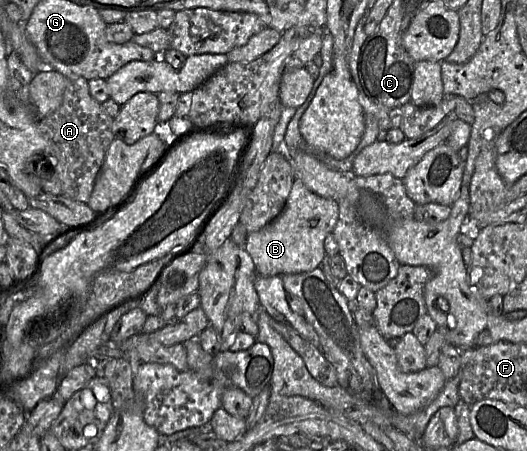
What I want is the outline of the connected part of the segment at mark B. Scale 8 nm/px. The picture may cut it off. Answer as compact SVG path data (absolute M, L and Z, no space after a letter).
M295 179L279 216L247 236L244 248L254 262L257 275L282 276L308 272L320 267L325 257L324 240L332 233L338 217L336 201L313 193L302 181Z

